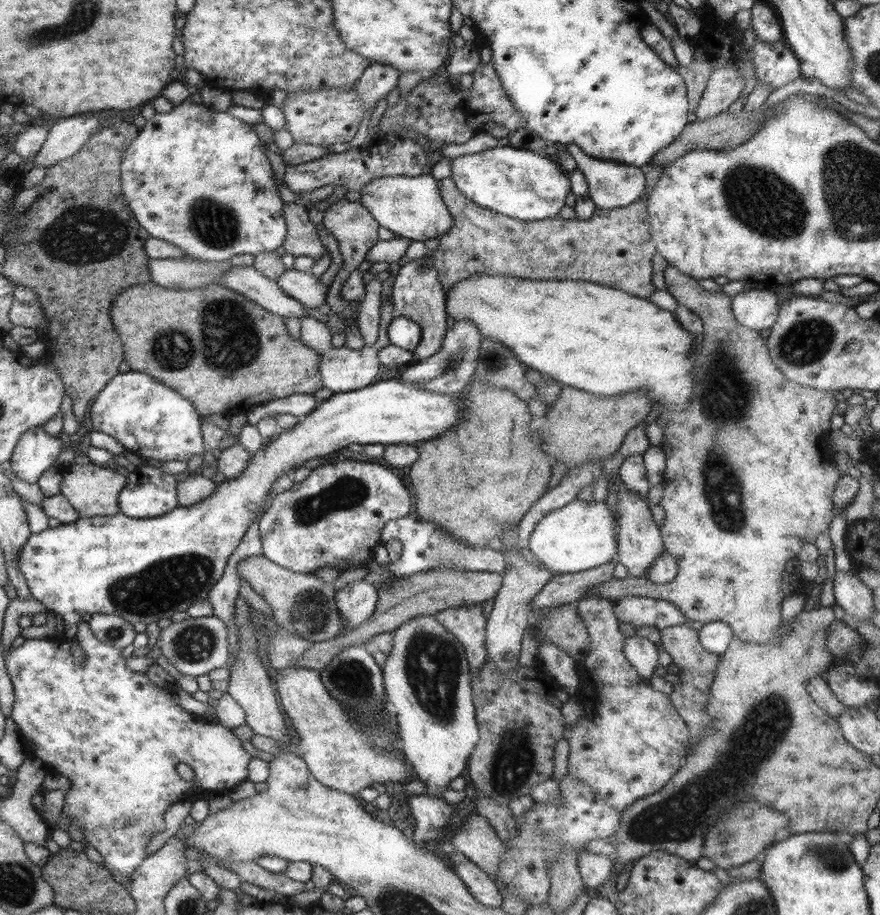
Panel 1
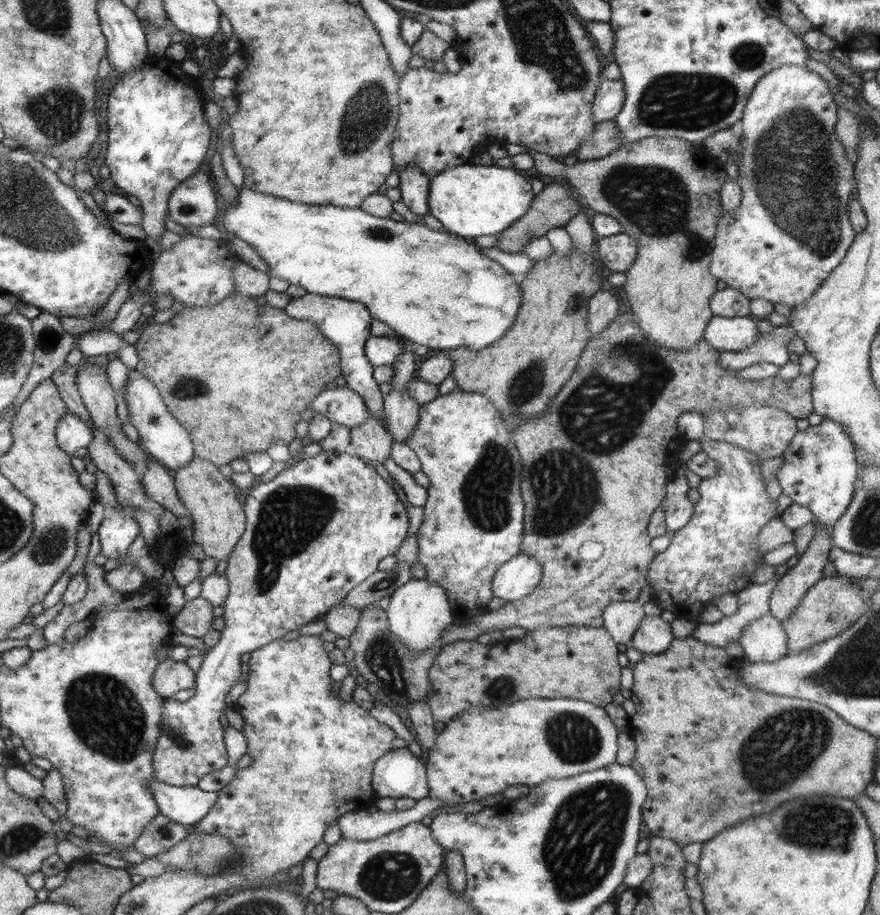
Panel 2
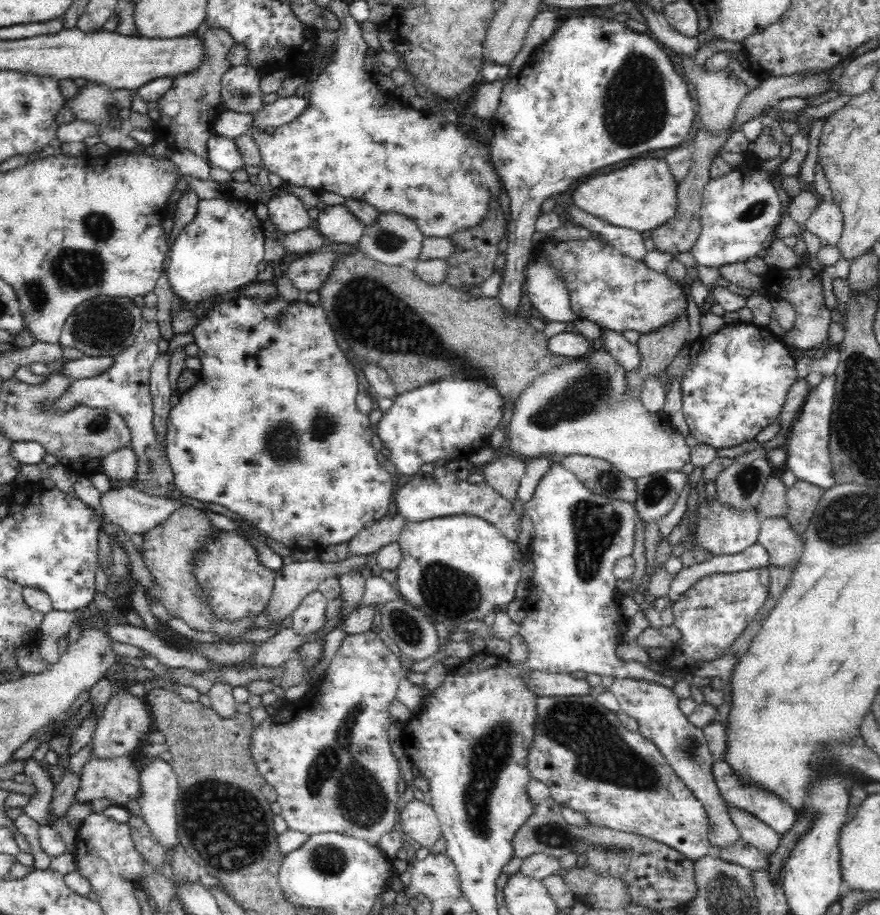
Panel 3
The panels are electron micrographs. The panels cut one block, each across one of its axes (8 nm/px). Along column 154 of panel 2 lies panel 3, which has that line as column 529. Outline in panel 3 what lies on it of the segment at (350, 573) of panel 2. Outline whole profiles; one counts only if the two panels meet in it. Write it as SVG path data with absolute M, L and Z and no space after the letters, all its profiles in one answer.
M542 696L540 700L538 700L538 722L536 722L536 736L534 736L534 746L530 748L530 754L528 754L528 768L530 768L530 780L540 780L540 782L544 782L548 788L550 788L550 798L552 800L556 800L562 808L574 808L576 812L580 812L582 816L586 816L588 820L590 820L590 824L592 826L598 826L598 828L610 828L610 830L618 830L618 832L624 832L624 834L632 834L632 836L646 836L646 838L650 838L650 840L656 840L656 842L660 842L660 844L666 844L666 846L674 846L678 852L682 852L686 858L690 858L690 860L694 860L694 864L696 864L696 860L700 860L700 858L704 858L704 856L708 856L710 854L710 840L708 840L708 836L712 834L712 830L714 830L714 824L710 822L710 816L708 816L708 810L704 808L704 804L694 796L694 792L680 780L680 776L674 772L674 768L670 766L670 762L666 760L666 756L658 750L658 746L652 742L652 740L648 740L648 738L644 738L640 732L630 732L630 730L626 730L622 724L620 724L620 720L616 718L616 712L610 712L610 710L606 710L602 704L598 704L598 700L594 698L594 696Z

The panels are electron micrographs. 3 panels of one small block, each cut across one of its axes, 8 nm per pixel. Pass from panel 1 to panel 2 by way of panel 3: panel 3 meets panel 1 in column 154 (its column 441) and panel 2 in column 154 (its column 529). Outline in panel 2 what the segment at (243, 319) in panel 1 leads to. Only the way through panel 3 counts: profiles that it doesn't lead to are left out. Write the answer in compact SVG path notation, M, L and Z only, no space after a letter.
M231 292L227 298L223 298L215 304L187 306L181 312L177 312L165 324L149 324L147 328L143 328L143 332L139 334L139 340L133 344L133 348L135 348L135 354L139 356L139 364L137 364L135 372L139 372L141 376L145 376L147 380L151 380L155 384L161 398L167 400L167 408L171 408L171 416L175 416L175 420L181 422L181 426L189 432L191 442L193 442L193 450L195 450L193 458L209 460L215 466L223 466L223 464L227 466L227 464L231 464L231 460L243 458L243 456L257 452L257 450L265 452L275 442L287 442L289 444L293 438L297 438L297 432L293 432L293 426L297 426L295 422L299 420L299 412L305 410L305 406L309 402L313 402L315 396L321 394L321 390L327 382L333 382L333 378L341 374L339 350L335 350L335 346L331 346L331 342L319 332L319 328L313 322L295 320L285 310L273 308L269 304L257 306L257 302L249 294L243 294L243 292Z

